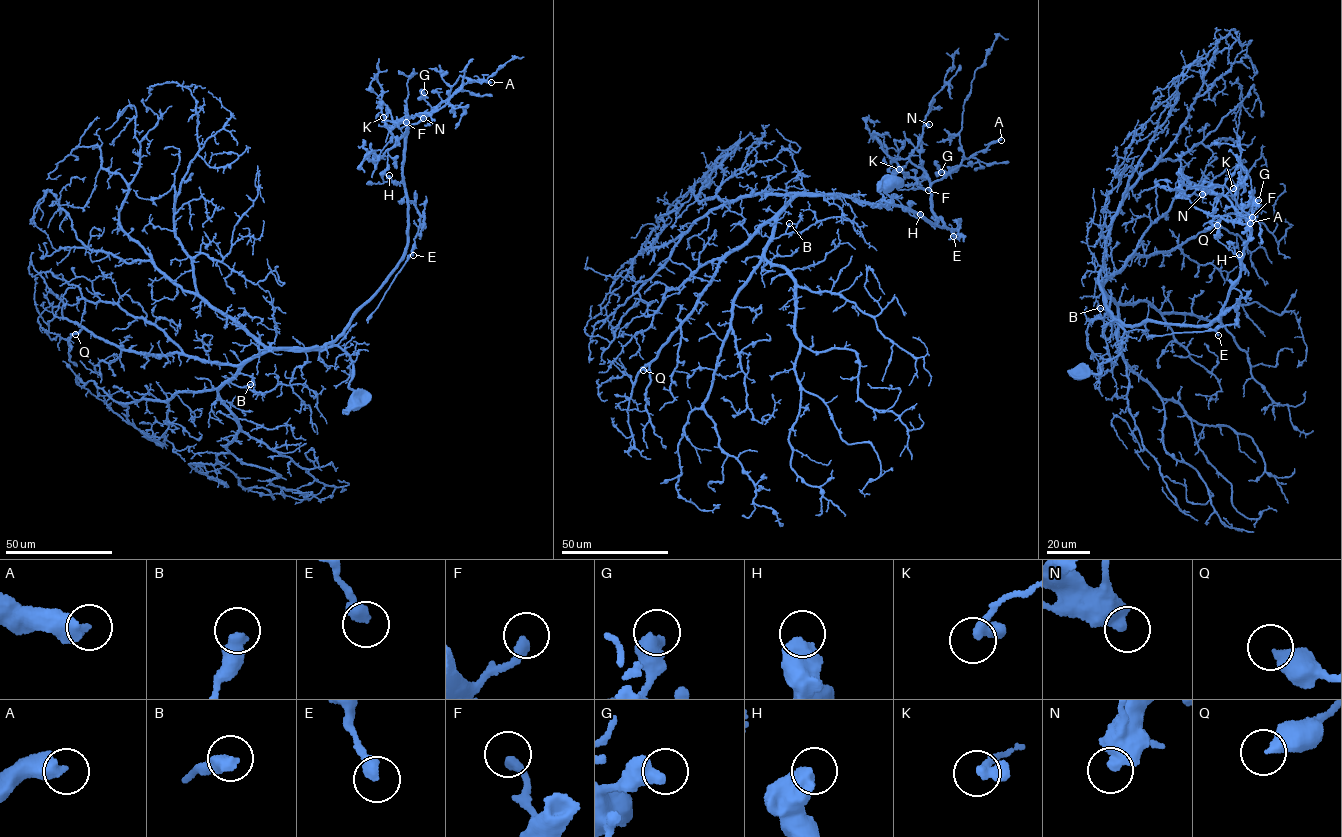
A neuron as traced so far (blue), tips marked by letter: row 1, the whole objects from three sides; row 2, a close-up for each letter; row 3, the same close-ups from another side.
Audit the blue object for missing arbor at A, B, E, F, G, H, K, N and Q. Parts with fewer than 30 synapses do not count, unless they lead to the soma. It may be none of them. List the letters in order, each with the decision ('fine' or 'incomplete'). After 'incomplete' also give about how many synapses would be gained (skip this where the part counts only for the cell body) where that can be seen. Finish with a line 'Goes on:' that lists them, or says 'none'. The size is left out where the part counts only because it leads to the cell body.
A: incomplete; 160 synapses
B: fine
E: fine
F: fine
G: fine
H: fine
K: fine
N: fine
Q: fine
Goes on: A

